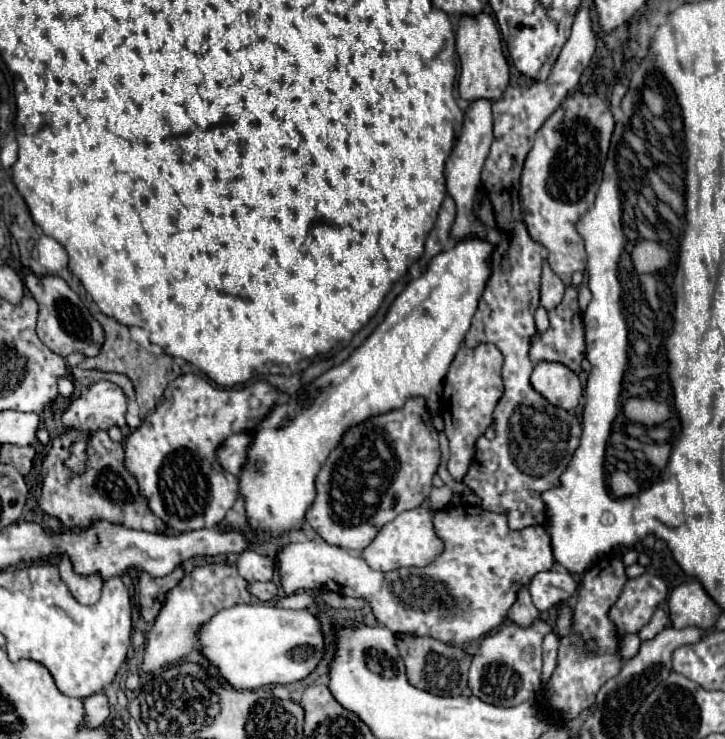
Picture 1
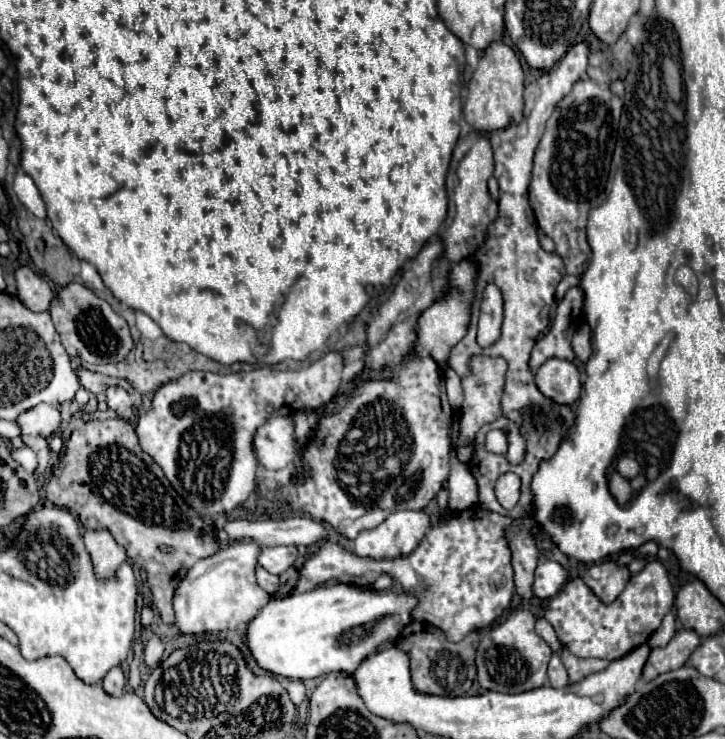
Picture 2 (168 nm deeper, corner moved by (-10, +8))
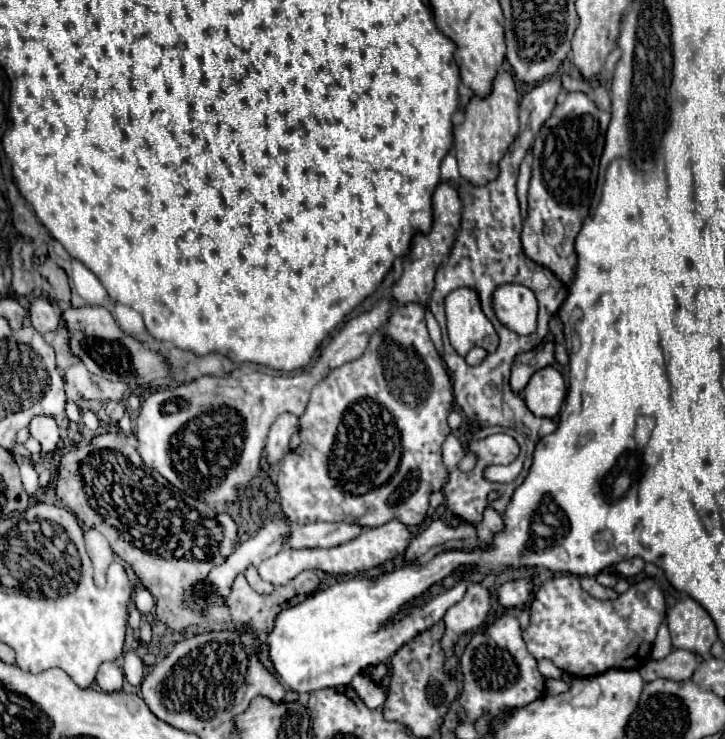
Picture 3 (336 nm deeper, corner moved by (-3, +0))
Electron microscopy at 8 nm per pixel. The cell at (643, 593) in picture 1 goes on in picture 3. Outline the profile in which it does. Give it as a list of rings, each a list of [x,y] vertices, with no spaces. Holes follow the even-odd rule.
[[[558,576],[542,584],[530,606],[530,626],[522,632],[534,658],[548,658],[572,676],[594,676],[610,668],[640,668],[650,658],[666,602],[654,578],[634,582],[616,600],[596,600],[582,590],[578,576]]]

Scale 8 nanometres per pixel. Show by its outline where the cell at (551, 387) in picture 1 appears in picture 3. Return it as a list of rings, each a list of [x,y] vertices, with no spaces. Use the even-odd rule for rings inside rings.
[[[548,366],[542,368],[540,372],[536,372],[528,386],[522,392],[526,406],[536,414],[536,416],[546,416],[546,418],[554,418],[558,416],[564,398],[566,398],[566,384],[562,374]]]

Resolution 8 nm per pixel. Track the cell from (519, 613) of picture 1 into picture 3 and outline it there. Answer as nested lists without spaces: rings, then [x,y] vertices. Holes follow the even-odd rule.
[[[486,508],[484,520],[476,526],[476,530],[478,530],[480,542],[486,544],[486,546],[492,546],[494,536],[504,530],[504,520],[502,520],[502,516],[498,512],[494,512],[492,508]]]

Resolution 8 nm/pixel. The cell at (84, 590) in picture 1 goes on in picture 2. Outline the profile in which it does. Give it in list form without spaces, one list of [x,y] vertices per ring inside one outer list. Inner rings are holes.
[[[101,528],[101,530],[87,530],[83,540],[85,540],[87,552],[91,554],[97,578],[113,576],[117,566],[127,560],[125,548],[119,546],[115,542],[115,538],[111,536],[111,532],[107,532],[105,528]]]

